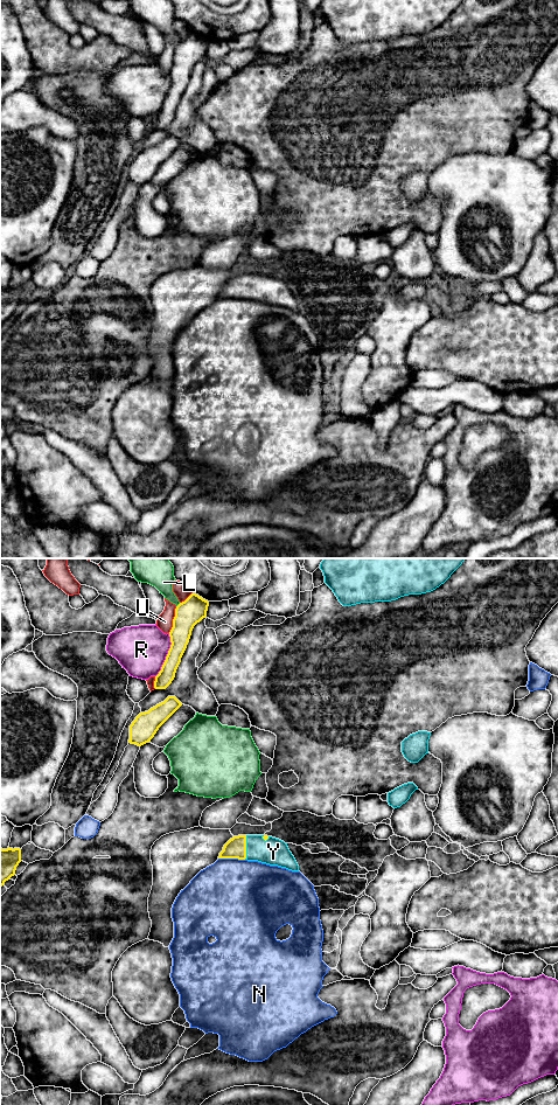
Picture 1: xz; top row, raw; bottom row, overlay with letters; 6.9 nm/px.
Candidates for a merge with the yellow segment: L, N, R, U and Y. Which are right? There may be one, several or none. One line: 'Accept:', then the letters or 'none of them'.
Accept: Y

